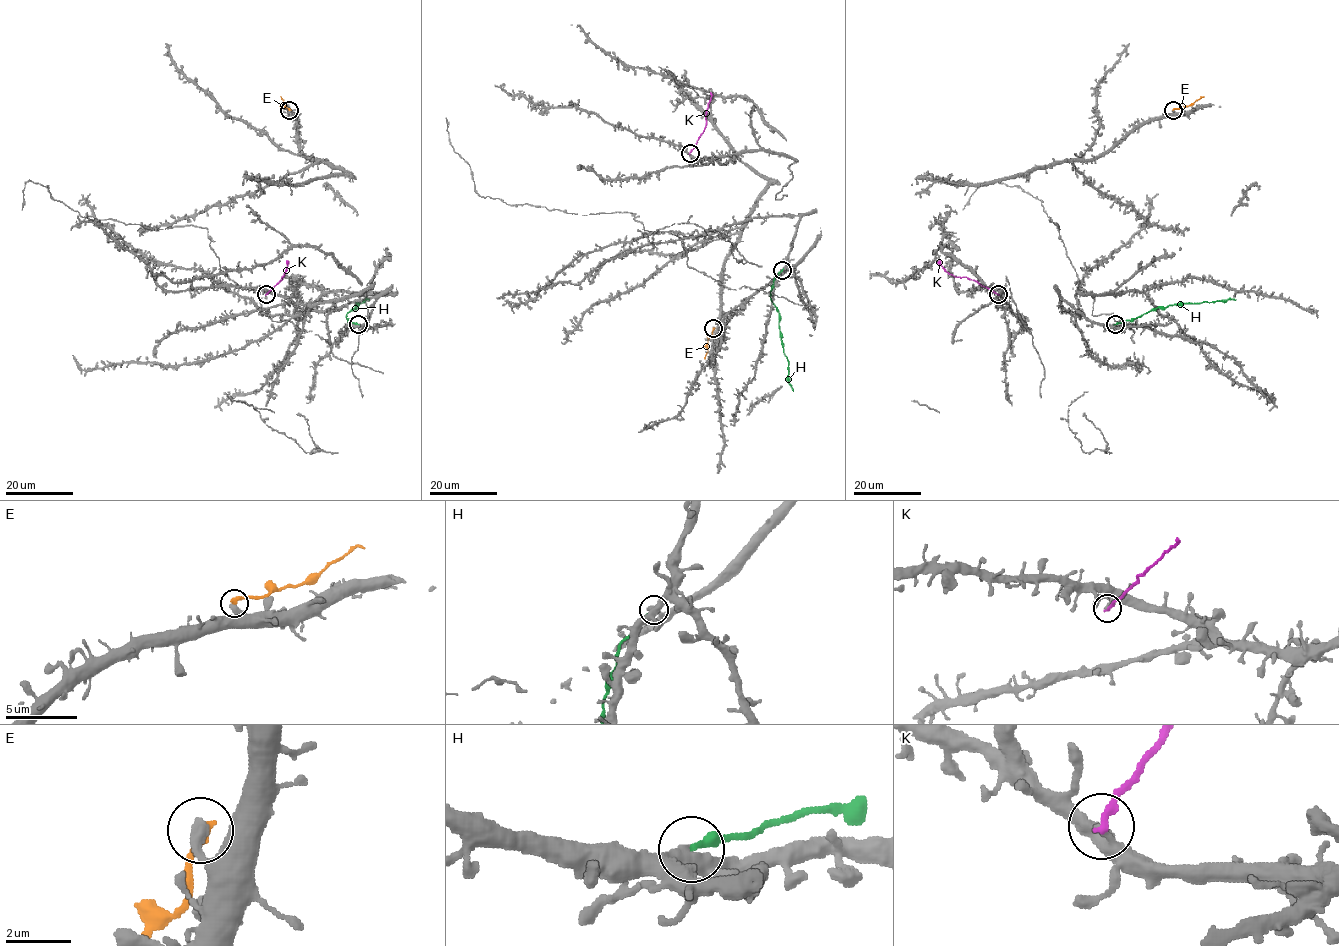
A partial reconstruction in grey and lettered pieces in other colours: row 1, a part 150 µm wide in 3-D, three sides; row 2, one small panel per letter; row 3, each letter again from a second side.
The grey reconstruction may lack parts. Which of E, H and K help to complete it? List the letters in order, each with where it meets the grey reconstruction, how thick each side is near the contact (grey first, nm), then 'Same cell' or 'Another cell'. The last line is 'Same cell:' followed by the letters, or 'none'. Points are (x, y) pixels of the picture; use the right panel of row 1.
E: Touches grey at (1173, 110). Thickness 420 nm (grey) against 380 nm. Another cell
H: Touches grey at (1115, 324). Thickness 400 nm (grey) against 200 nm. Another cell
K: Touches grey at (998, 294). Thickness 180 nm (grey) against 240 nm. Another cell
Same cell: none

